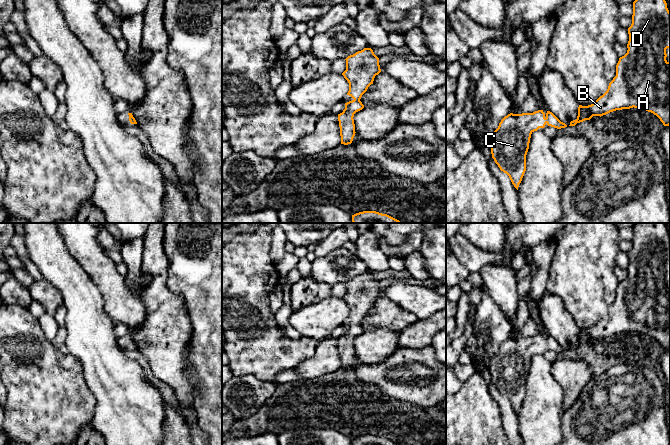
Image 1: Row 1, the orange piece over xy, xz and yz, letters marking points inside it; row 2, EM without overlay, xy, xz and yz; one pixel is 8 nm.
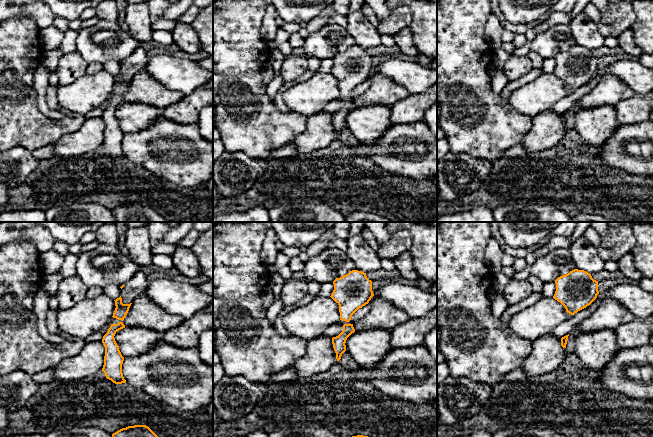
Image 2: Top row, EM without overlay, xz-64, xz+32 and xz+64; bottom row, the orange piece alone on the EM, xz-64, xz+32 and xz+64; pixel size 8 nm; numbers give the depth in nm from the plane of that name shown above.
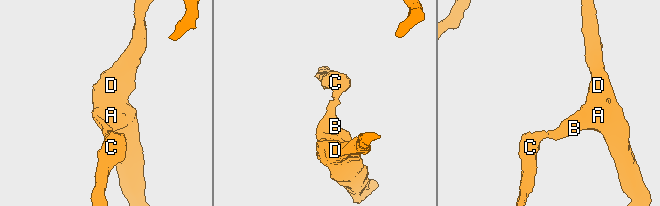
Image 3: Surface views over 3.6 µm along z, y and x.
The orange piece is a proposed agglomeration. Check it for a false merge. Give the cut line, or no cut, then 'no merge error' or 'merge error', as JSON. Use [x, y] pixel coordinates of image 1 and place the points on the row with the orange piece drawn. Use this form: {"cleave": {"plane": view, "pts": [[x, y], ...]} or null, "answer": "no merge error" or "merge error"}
{"cleave": null, "answer": "no merge error"}

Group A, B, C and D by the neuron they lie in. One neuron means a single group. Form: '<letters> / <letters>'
A B C D

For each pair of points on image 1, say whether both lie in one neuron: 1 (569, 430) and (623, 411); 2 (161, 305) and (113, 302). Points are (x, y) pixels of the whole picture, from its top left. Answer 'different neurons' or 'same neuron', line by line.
1: same neuron
2: different neurons

